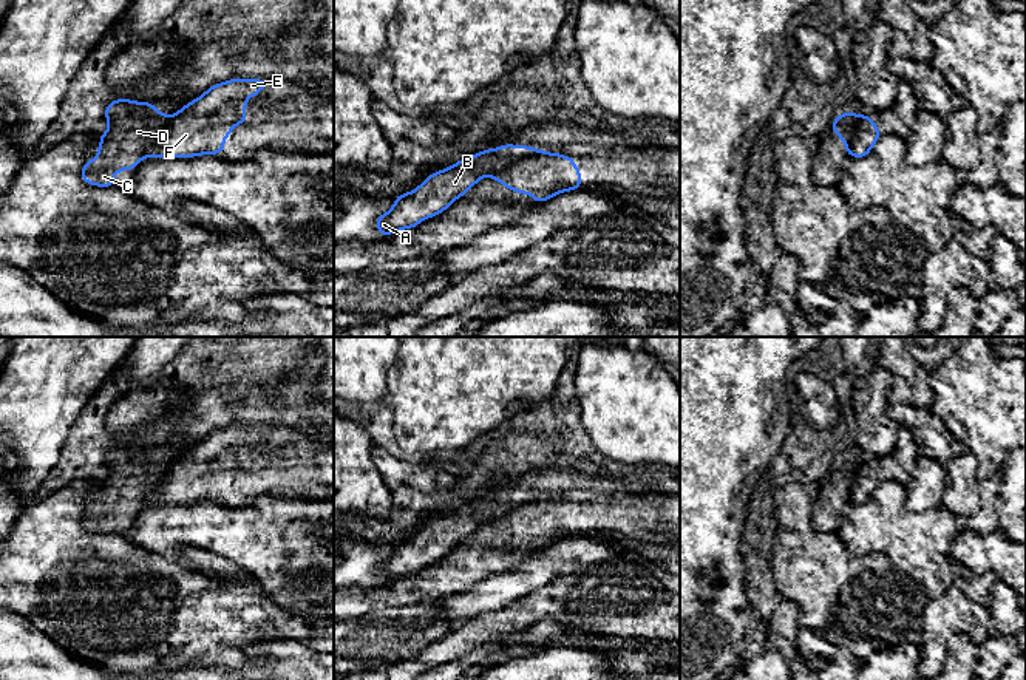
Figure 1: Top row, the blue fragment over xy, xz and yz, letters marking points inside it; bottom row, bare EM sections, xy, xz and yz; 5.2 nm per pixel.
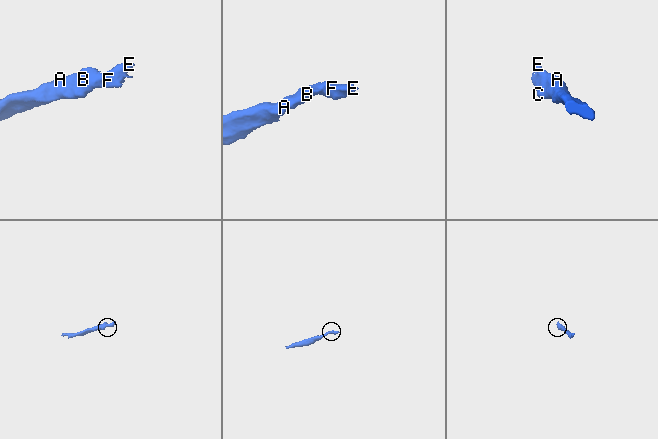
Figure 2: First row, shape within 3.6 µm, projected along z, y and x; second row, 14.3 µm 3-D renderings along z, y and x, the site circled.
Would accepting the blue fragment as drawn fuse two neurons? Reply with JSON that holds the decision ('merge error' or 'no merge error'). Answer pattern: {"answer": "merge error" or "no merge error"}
{"answer": "merge error"}

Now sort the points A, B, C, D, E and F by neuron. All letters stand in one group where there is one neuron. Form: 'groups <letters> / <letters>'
groups A B C D / E F

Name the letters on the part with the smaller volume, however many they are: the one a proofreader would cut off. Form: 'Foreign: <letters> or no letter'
Foreign: E, F

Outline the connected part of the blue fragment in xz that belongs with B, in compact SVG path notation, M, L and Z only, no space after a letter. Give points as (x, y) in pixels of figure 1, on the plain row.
M505 490L499 495L479 498L447 516L430 521L416 536L397 541L388 559L377 561L380 583L416 573L423 564L445 558L456 544L464 542L481 524L493 522L532 498L535 498L533 493Z

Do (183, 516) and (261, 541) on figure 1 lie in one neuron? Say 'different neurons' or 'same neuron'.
same neuron

